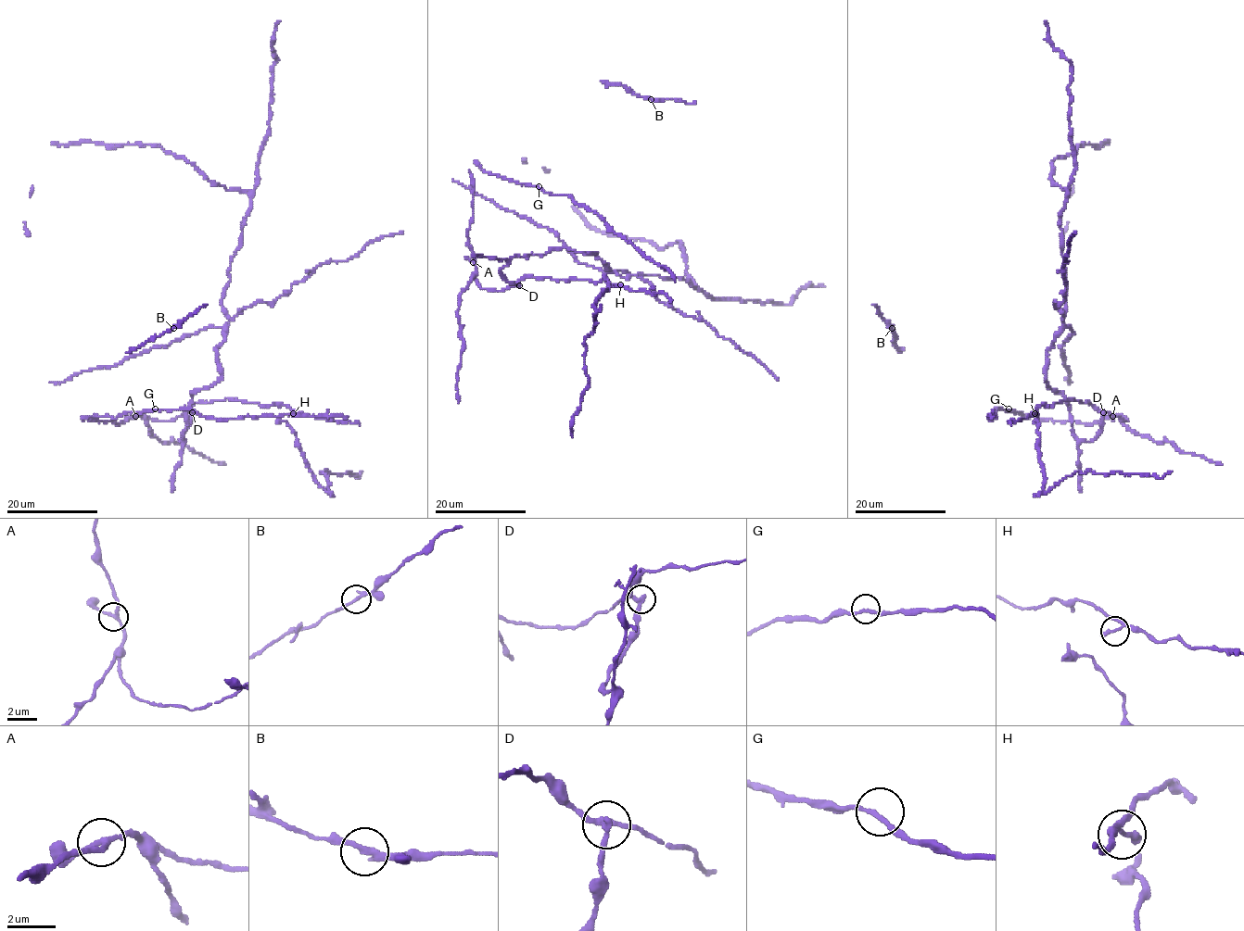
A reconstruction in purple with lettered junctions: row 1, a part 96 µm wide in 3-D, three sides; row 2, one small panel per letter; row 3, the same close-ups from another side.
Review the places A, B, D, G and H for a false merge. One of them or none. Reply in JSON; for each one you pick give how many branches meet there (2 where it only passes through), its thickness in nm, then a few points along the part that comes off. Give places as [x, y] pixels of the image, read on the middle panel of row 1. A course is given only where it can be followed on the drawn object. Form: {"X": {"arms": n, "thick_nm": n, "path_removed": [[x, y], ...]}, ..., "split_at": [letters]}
{"D": {"arms": 3, "thick_nm": 200, "path_removed": [[519, 285], [501, 272], [513, 257], [568, 248], [697, 287], [681, 241], [609, 236], [573, 207]]}, "split_at": ["D"]}

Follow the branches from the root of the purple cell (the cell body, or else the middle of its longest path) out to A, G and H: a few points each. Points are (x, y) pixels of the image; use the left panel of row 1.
A: (194, 391), (186, 410), (184, 441), (180, 439), (190, 421), (188, 411), (171, 421), (135, 416)
G: (194, 391), (184, 441), (188, 411), (171, 421), (142, 415), (119, 423), (82, 421), (155, 408)
H: (194, 391), (186, 410), (184, 440), (181, 441), (194, 403), (232, 398), (263, 407), (286, 404), (293, 413)

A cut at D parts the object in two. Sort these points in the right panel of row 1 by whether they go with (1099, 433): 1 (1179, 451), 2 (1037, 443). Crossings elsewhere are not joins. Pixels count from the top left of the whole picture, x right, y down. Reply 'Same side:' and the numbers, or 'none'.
Same side: 2

